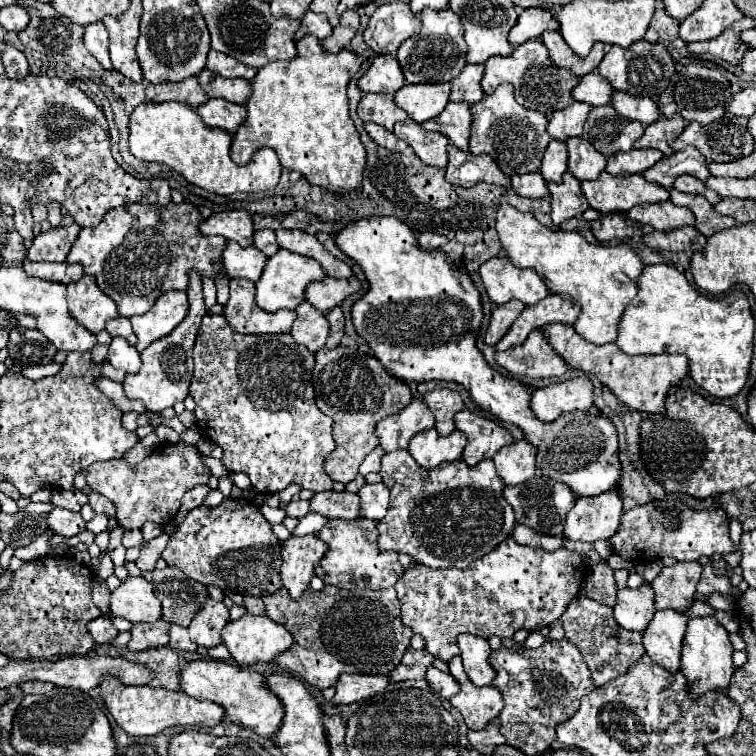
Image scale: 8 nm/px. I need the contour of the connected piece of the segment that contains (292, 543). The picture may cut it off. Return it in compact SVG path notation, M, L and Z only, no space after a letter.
M317 535L289 537L283 543L281 557L281 581L293 599L301 597L309 589L309 581L315 575L315 565L325 555L327 545Z

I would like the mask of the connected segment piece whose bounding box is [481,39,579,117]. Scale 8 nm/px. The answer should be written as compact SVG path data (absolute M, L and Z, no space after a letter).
M531 39L521 43L509 57L491 57L485 63L485 75L481 79L483 93L493 93L501 83L513 83L515 99L519 105L541 111L543 115L551 115L557 109L565 109L573 103L571 89L577 85L577 77L567 69L561 69L549 61L549 53L539 39Z

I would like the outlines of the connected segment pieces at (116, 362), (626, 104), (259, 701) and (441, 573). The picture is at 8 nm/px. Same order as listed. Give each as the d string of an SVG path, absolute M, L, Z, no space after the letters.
M113 337L111 345L109 345L109 355L107 361L115 367L115 369L123 369L125 373L137 373L141 369L141 359L139 359L139 351L135 347L131 347L125 337Z
M615 91L611 105L621 117L639 121L643 125L649 125L661 117L657 103L649 97L633 97L623 91Z
M191 661L181 671L181 691L195 699L207 699L221 705L233 723L249 727L265 739L273 737L281 729L285 717L281 699L267 687L261 673L229 665L225 661Z
M509 537L509 541L503 541L501 545L497 545L493 553L469 565L467 571L461 571L455 567L453 569L429 569L425 565L415 565L411 569L405 569L395 589L401 601L403 625L411 627L413 633L425 639L425 649L431 655L439 657L441 661L451 661L451 657L459 655L457 635L461 633L473 633L483 639L489 639L493 635L497 635L499 639L509 639L513 637L517 629L535 631L541 625L551 625L563 615L569 601L579 593L579 587L585 575L587 575L587 567L583 563L583 557L579 557L577 553L565 547L549 553L543 549L519 545L513 537Z

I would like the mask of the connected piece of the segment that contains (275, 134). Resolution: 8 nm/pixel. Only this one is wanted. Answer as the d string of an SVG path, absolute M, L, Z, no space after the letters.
M305 35L303 39L297 41L297 57L291 59L291 61L273 61L265 67L261 67L257 71L257 75L251 79L251 97L249 97L249 111L247 111L247 117L245 121L239 125L237 133L233 135L233 141L231 141L231 159L237 163L237 165L245 165L249 163L251 155L261 149L261 147L271 147L277 155L279 155L279 161L285 169L291 169L291 171L299 171L311 185L321 185L325 189L329 189L331 193L343 193L343 191L351 191L351 189L359 189L361 187L361 175L363 175L363 167L365 167L365 147L359 139L359 133L349 117L349 107L347 107L347 85L351 81L351 77L359 71L363 63L363 57L357 57L353 51L347 51L347 49L341 49L339 53L327 53L321 49L319 45L319 39L313 37L313 35Z

